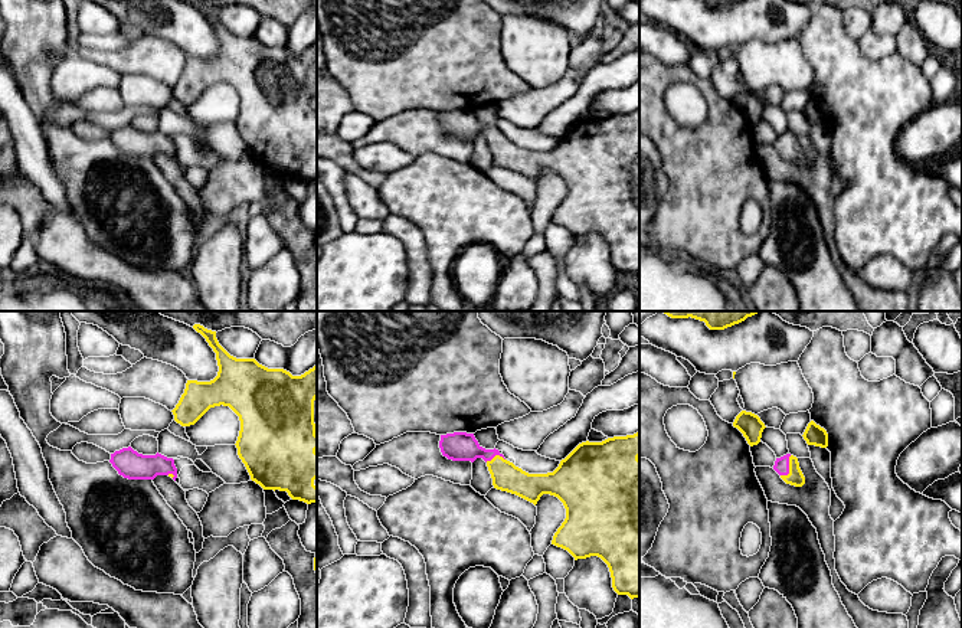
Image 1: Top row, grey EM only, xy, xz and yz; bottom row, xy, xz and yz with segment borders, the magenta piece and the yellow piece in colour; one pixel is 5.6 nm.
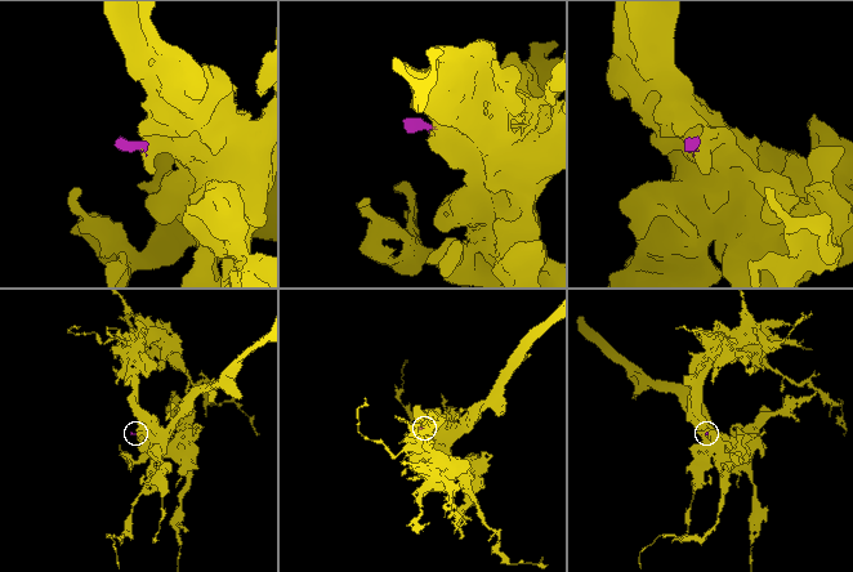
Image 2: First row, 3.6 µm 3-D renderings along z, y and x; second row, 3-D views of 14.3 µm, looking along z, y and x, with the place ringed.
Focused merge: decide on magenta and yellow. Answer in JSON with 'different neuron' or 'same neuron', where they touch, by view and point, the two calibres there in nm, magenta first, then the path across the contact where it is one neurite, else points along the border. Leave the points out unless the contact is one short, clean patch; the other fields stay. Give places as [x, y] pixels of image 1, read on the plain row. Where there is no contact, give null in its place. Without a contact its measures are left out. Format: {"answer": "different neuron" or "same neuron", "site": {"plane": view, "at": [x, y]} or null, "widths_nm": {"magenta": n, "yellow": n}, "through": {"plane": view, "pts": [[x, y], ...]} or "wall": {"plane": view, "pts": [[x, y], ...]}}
{"answer": "same neuron", "site": {"plane": "yz", "at": [788, 146]}, "widths_nm": {"magenta": 80, "yellow": 90}, "through": {"plane": "yz", "pts": [[781, 143], [788, 146], [795, 154]]}}

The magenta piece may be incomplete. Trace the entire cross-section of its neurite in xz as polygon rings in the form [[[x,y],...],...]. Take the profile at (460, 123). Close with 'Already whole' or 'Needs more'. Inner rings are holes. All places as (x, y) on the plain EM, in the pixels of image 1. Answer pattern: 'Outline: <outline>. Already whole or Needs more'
Outline: [[[639,109],[602,120],[582,120],[547,151],[523,148],[498,127],[482,125],[474,111],[441,112],[439,125],[452,138],[474,140],[482,135],[494,166],[516,171],[534,183],[543,171],[557,174],[566,186],[566,196],[552,222],[567,228],[575,238],[601,235],[609,245],[613,268],[631,277],[639,275]]]. Needs more

